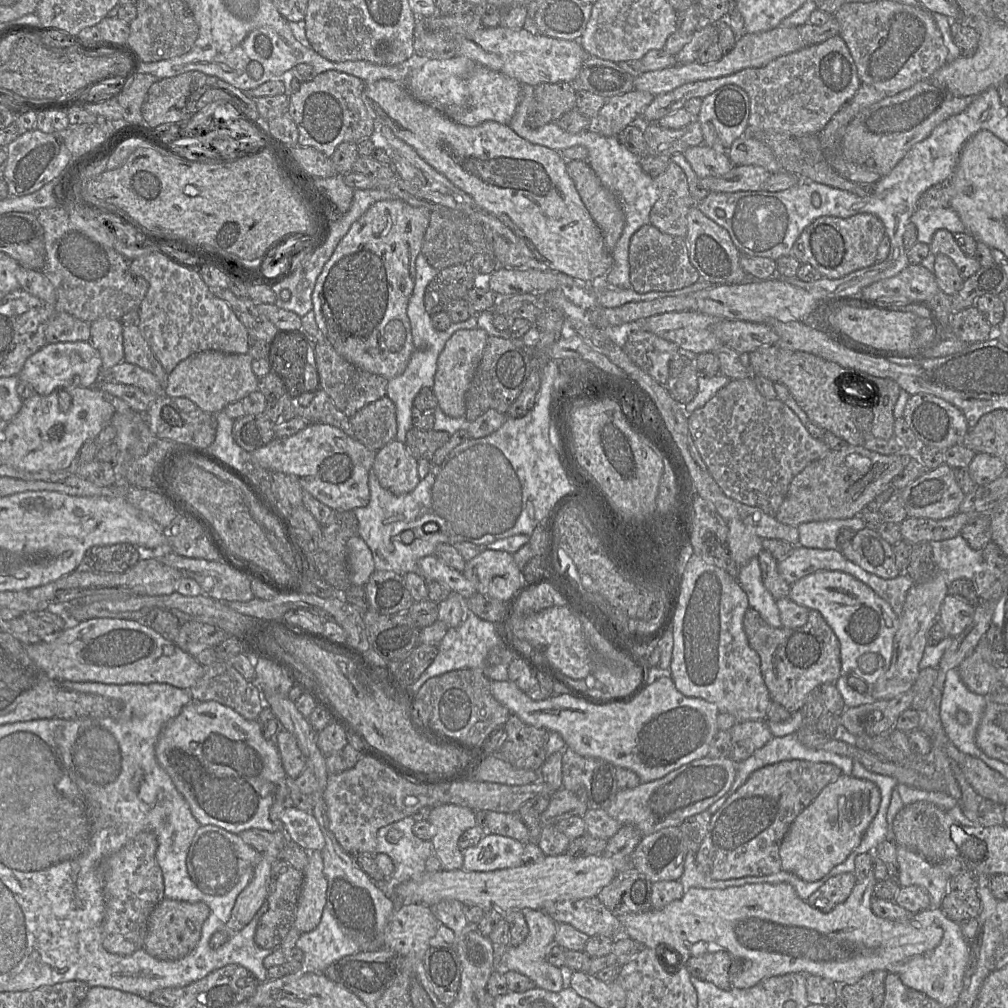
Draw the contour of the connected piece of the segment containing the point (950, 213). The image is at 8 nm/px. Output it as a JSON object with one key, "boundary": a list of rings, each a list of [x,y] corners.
{"boundary":[[[917,207],[910,222],[917,227],[917,240],[930,246],[934,233],[946,229],[952,234],[967,232],[959,215],[951,207],[919,208]]]}

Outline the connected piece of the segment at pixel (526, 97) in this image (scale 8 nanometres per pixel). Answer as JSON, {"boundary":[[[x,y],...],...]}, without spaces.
{"boundary":[[[522,84],[520,102],[515,114],[508,124],[509,127],[521,138],[532,144],[545,146],[560,152],[573,146],[583,146],[588,150],[586,162],[595,171],[601,183],[617,198],[625,215],[623,232],[612,251],[612,266],[601,283],[606,286],[614,286],[622,289],[630,288],[628,252],[629,244],[633,234],[642,226],[650,224],[650,212],[659,198],[659,191],[655,179],[645,173],[640,165],[640,158],[631,153],[619,143],[616,137],[607,137],[599,134],[593,129],[570,134],[562,130],[556,122],[548,123],[538,128],[528,126],[528,115],[532,110],[534,101],[534,86]]]}

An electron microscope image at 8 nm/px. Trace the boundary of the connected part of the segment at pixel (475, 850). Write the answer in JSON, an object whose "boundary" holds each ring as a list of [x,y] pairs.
{"boundary":[[[485,833],[480,841],[463,852],[462,869],[487,872],[515,868],[523,864],[524,845],[510,837]]]}

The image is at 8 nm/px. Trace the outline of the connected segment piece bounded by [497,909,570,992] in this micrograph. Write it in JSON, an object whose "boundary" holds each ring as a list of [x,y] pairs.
{"boundary":[[[522,910],[528,926],[528,936],[518,946],[508,946],[500,960],[500,968],[497,971],[516,971],[530,978],[536,987],[550,992],[559,992],[563,989],[564,973],[570,972],[566,967],[558,968],[548,963],[546,955],[555,944],[554,938],[557,930],[557,923],[542,910]]]}

